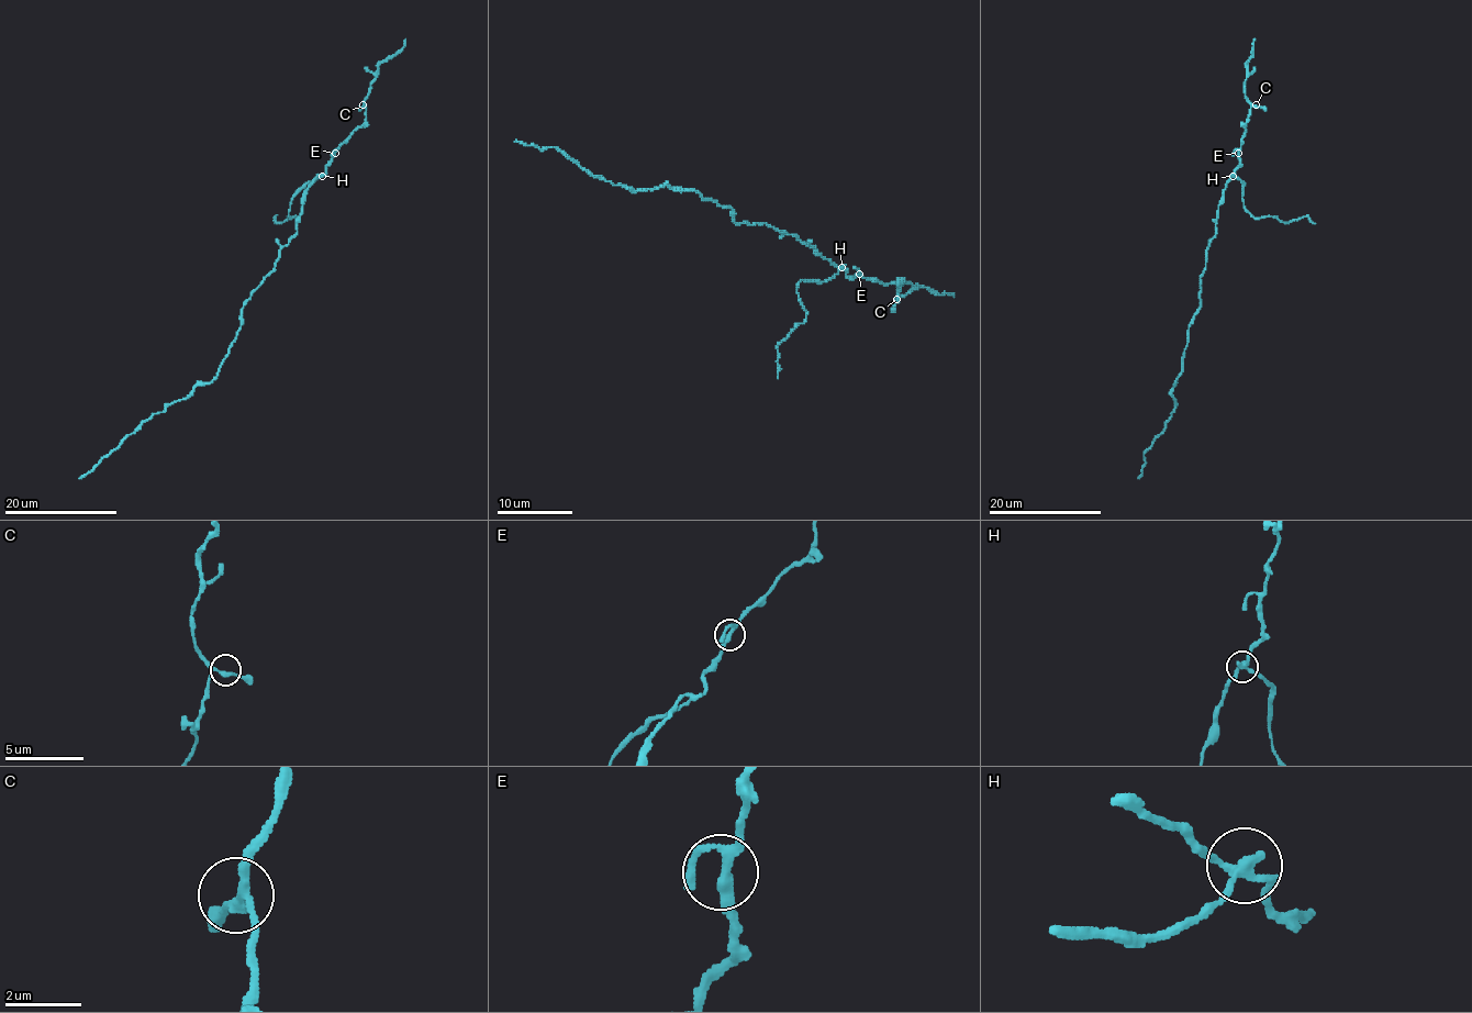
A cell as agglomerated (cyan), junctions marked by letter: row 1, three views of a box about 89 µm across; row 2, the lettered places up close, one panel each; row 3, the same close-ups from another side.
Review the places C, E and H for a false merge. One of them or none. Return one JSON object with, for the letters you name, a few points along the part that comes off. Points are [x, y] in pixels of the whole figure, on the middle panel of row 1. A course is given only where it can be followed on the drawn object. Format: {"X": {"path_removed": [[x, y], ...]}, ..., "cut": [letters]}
{"H": {"path_removed": [[842, 266], [821, 281], [799, 281], [796, 289], [806, 320], [778, 346], [778, 378]]}, "cut": ["H"]}

